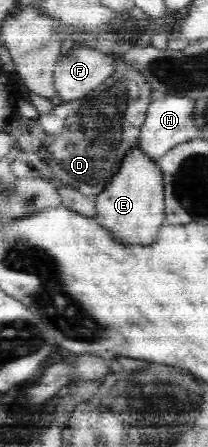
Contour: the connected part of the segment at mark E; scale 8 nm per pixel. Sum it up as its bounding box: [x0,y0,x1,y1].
[96,143,165,244]

